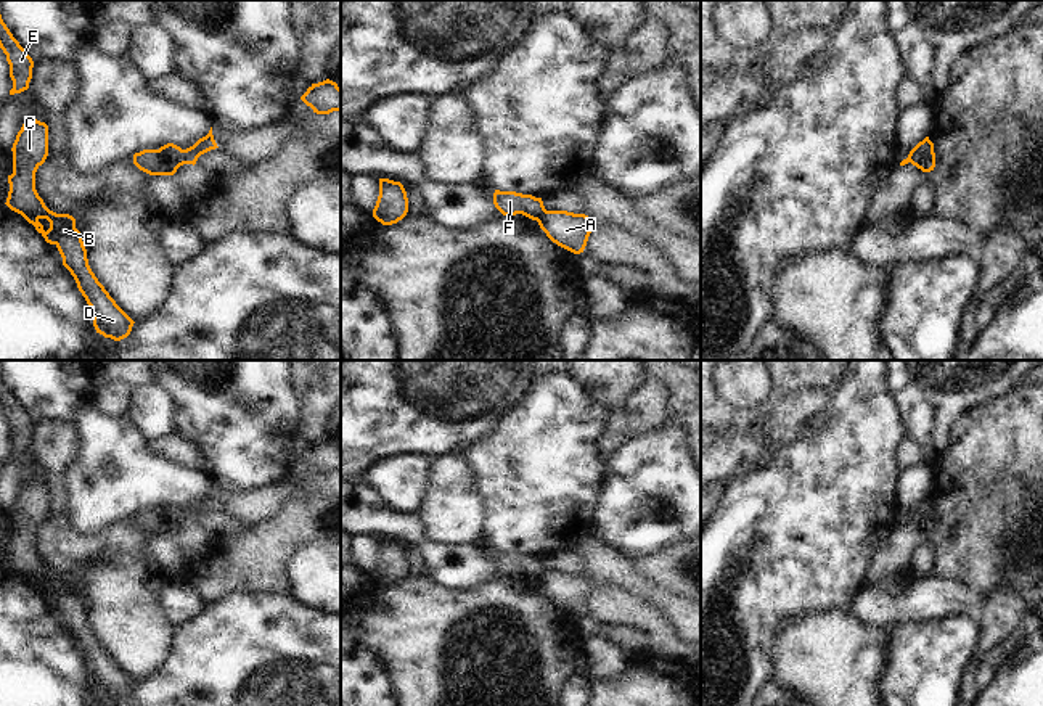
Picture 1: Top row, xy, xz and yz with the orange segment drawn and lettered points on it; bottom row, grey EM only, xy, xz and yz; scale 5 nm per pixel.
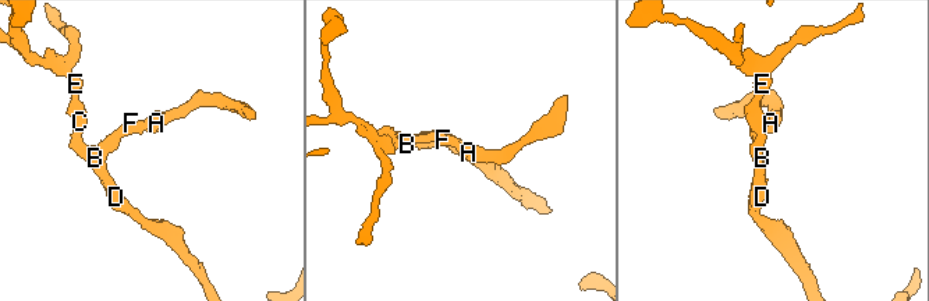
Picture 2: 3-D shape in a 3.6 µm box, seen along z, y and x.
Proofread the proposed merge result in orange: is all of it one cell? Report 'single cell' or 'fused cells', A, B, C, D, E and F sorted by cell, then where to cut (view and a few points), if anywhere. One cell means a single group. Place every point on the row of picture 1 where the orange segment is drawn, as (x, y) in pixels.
fused cells; A / B C D E F; cut in xy along (182, 150), (184, 163)

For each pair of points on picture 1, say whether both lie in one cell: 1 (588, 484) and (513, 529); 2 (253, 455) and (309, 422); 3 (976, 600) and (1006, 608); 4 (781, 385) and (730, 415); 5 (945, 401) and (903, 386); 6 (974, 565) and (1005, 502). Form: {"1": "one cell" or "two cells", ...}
{"1": "one cell", "2": "two cells", "3": "two cells", "4": "one cell", "5": "one cell", "6": "one cell"}

